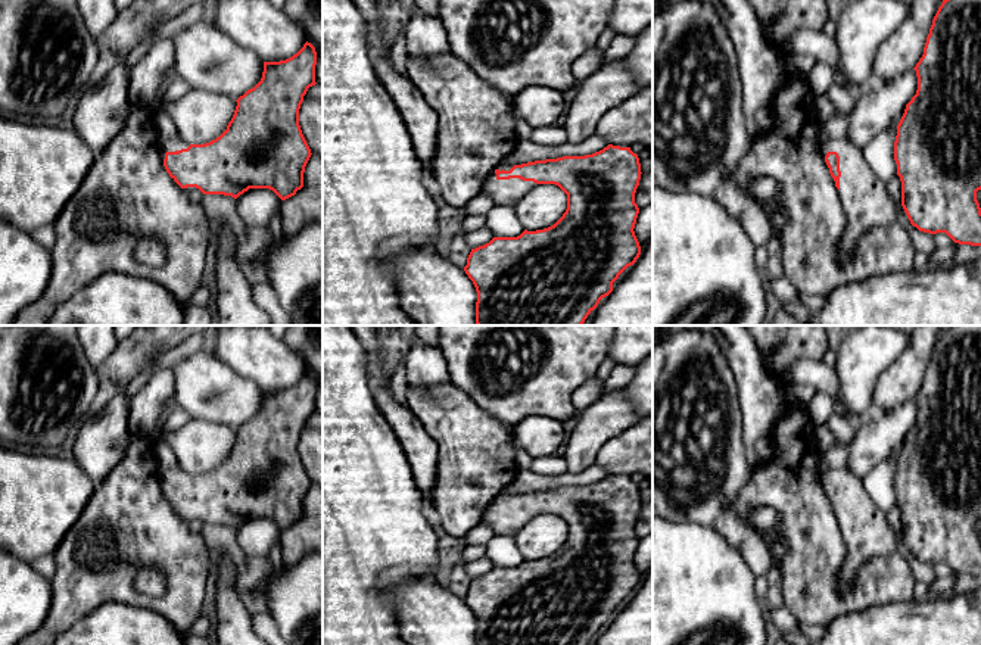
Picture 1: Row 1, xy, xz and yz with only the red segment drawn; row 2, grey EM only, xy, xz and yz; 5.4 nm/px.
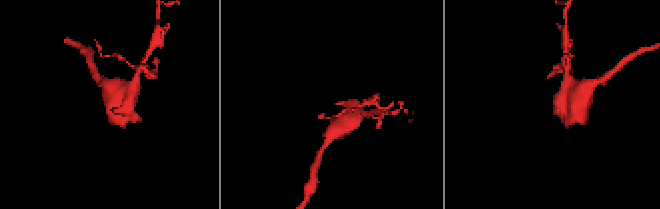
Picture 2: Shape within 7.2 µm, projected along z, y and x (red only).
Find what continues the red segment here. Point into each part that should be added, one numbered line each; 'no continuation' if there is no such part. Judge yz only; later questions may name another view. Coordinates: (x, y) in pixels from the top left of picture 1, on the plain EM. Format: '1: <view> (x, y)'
1: yz (865, 527)

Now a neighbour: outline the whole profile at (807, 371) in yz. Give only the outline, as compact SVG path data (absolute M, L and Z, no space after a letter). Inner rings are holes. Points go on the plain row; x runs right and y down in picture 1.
M798 359L787 368L782 383L785 387L791 387L798 383L810 384L815 386L818 392L828 393L832 398L832 412L853 423L845 406L838 398L838 378L834 370L823 362Z

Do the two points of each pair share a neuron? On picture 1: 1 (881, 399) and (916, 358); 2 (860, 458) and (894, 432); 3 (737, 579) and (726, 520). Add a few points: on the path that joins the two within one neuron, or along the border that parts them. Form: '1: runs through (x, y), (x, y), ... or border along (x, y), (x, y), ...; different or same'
1: runs through (891, 389), (909, 368); same
2: runs through (869, 449), (885, 435); same
3: border along (701, 526), (715, 529), (740, 552), (753, 572); different

